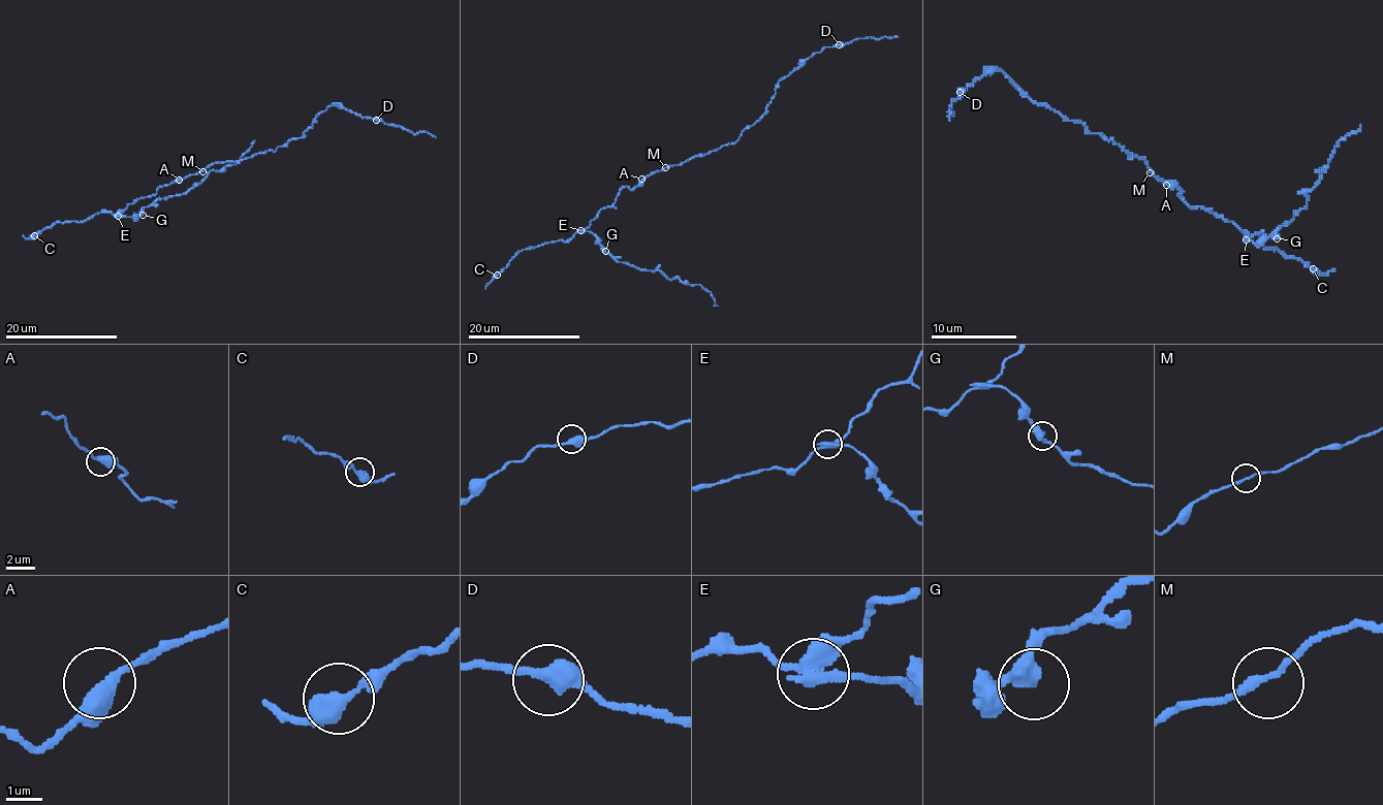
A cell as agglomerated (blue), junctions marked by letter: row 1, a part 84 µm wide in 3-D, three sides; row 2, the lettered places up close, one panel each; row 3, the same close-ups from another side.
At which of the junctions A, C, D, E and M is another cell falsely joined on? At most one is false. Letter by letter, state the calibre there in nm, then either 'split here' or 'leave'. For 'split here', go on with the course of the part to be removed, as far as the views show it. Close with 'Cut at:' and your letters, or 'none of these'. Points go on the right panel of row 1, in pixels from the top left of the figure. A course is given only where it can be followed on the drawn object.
A: 340 nm | leave
C: 400 nm | leave
D: 420 nm | leave
E: 360 nm | split here | (1247, 238), (1263, 243), (1293, 217), (1319, 179), (1317, 169), (1324, 169), (1341, 139), (1360, 125)
M: 180 nm | leave
Cut at: E

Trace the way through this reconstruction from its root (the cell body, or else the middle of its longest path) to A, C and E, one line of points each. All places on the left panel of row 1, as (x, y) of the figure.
A: (202, 170), (179, 180)
C: (202, 170), (160, 186), (155, 194), (135, 199), (116, 214), (98, 213), (79, 222), (57, 222), (34, 235)
E: (202, 170), (160, 186), (155, 194), (135, 199), (119, 215)

